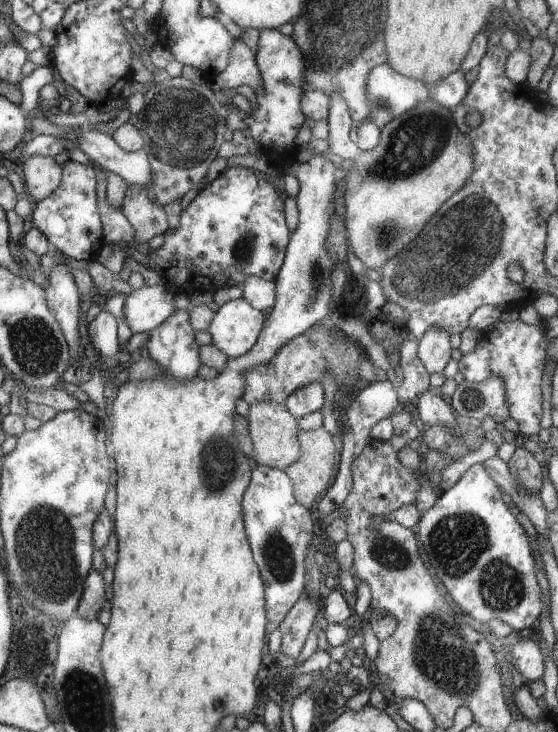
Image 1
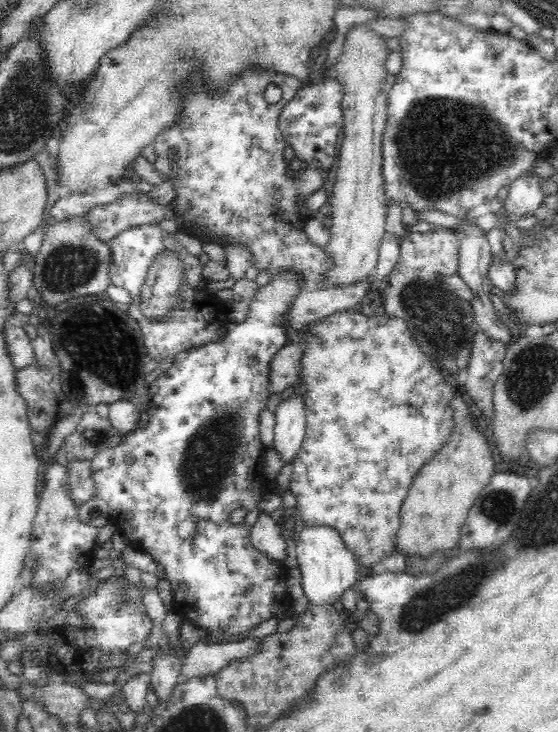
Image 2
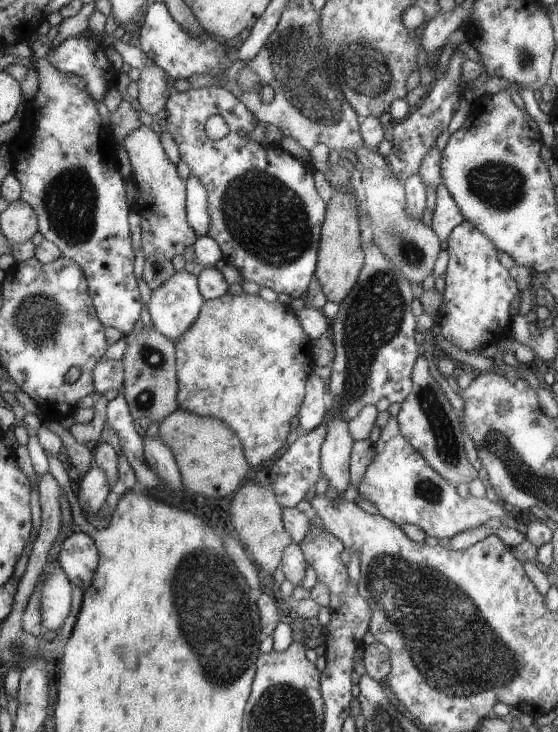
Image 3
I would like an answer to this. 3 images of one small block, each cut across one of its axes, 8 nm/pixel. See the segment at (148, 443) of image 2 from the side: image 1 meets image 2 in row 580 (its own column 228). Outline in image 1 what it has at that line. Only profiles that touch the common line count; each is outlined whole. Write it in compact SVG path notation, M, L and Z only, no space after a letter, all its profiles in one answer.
M240 166L225 168L209 184L202 187L189 206L179 214L179 224L171 232L166 230L164 242L146 255L145 266L155 271L165 282L164 286L173 293L190 294L192 290L199 292L235 286L240 288L245 276L257 276L265 281L274 281L275 272L285 259L286 245L290 241L290 233L283 220L283 202L271 182L257 180L253 170Z

